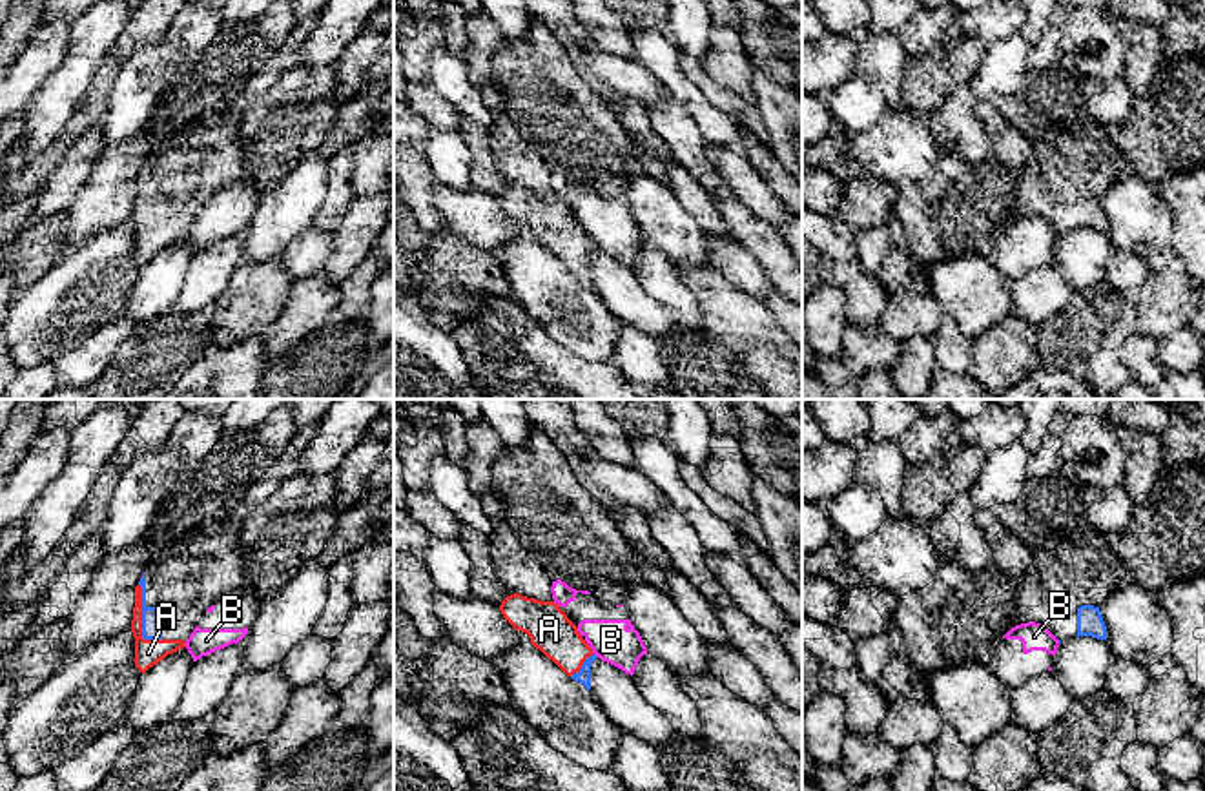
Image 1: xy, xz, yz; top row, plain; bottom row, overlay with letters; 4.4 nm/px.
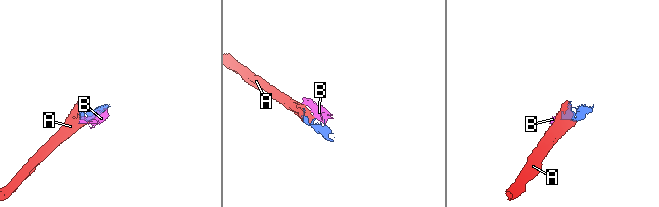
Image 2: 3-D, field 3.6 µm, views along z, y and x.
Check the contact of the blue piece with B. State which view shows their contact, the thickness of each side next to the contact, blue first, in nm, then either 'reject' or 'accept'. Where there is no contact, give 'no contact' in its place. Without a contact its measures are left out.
no contact | reject

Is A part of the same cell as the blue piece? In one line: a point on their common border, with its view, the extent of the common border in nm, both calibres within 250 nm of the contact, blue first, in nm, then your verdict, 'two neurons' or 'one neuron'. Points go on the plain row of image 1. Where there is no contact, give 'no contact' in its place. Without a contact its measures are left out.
meets blue in xy at (143, 212); contact 280 nm long; 100 nm thick on the blue side, 120 nm on the other; one neuron

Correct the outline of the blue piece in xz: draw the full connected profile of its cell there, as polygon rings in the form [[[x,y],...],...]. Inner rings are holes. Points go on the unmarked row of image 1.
[[[521,186],[507,188],[503,210],[530,230],[530,235],[552,252],[567,268],[591,281],[591,255],[598,250],[578,224],[578,219],[554,193]]]

